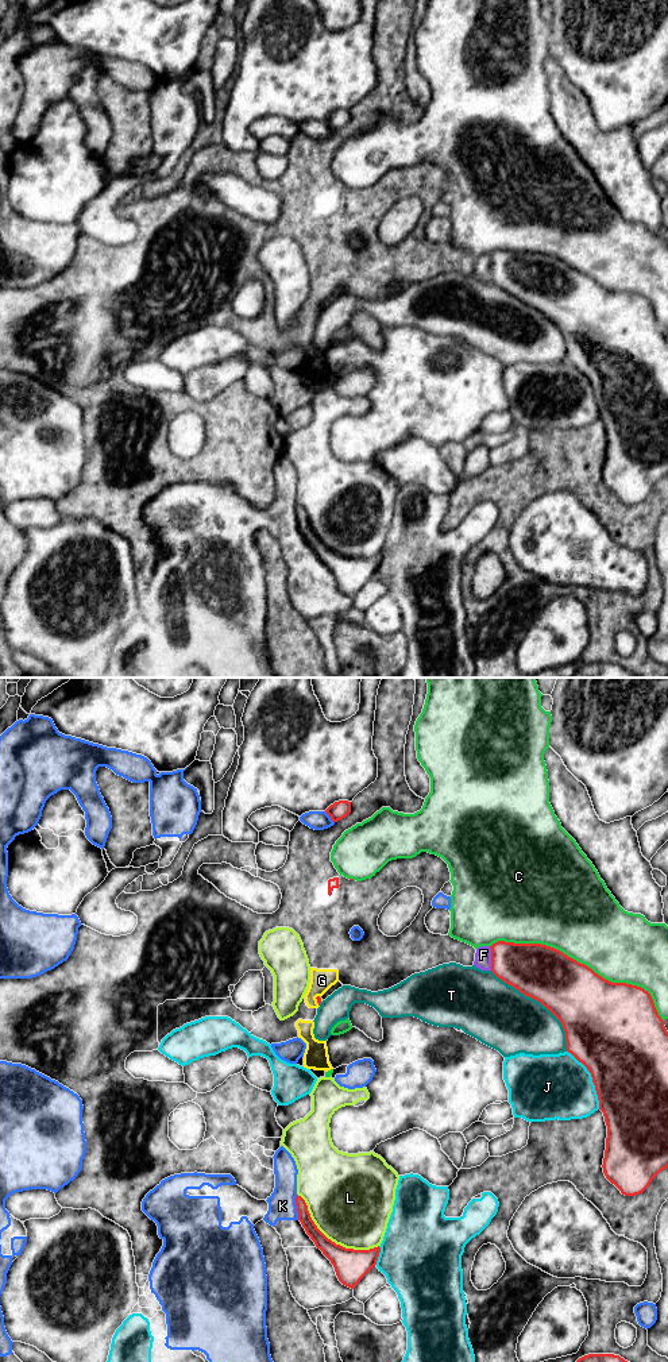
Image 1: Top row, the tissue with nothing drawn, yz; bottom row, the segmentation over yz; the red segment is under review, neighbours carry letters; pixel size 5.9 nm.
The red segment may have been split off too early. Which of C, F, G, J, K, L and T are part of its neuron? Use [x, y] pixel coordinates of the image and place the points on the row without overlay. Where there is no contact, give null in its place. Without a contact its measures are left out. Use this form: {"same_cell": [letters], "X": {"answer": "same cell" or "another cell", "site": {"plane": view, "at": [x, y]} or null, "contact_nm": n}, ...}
{"same_cell": [], "C": {"answer": "another cell", "site": {"plane": "yz", "at": [583, 273]}, "contact_nm": 1150}, "F": {"answer": "another cell", "site": {"plane": "yz", "at": [491, 267]}, "contact_nm": 140}, "G": {"answer": "another cell", "site": {"plane": "yz", "at": [317, 309]}, "contact_nm": 70}, "J": {"answer": "another cell", "site": {"plane": "yz", "at": [593, 388]}, "contact_nm": 400}, "K": {"answer": "another cell", "site": {"plane": "yz", "at": [297, 516]}, "contact_nm": 150}, "L": {"answer": "another cell", "site": {"plane": "yz", "at": [329, 548]}, "contact_nm": 600}, "T": {"answer": "another cell", "site": {"plane": "yz", "at": [540, 311]}, "contact_nm": 650}}

